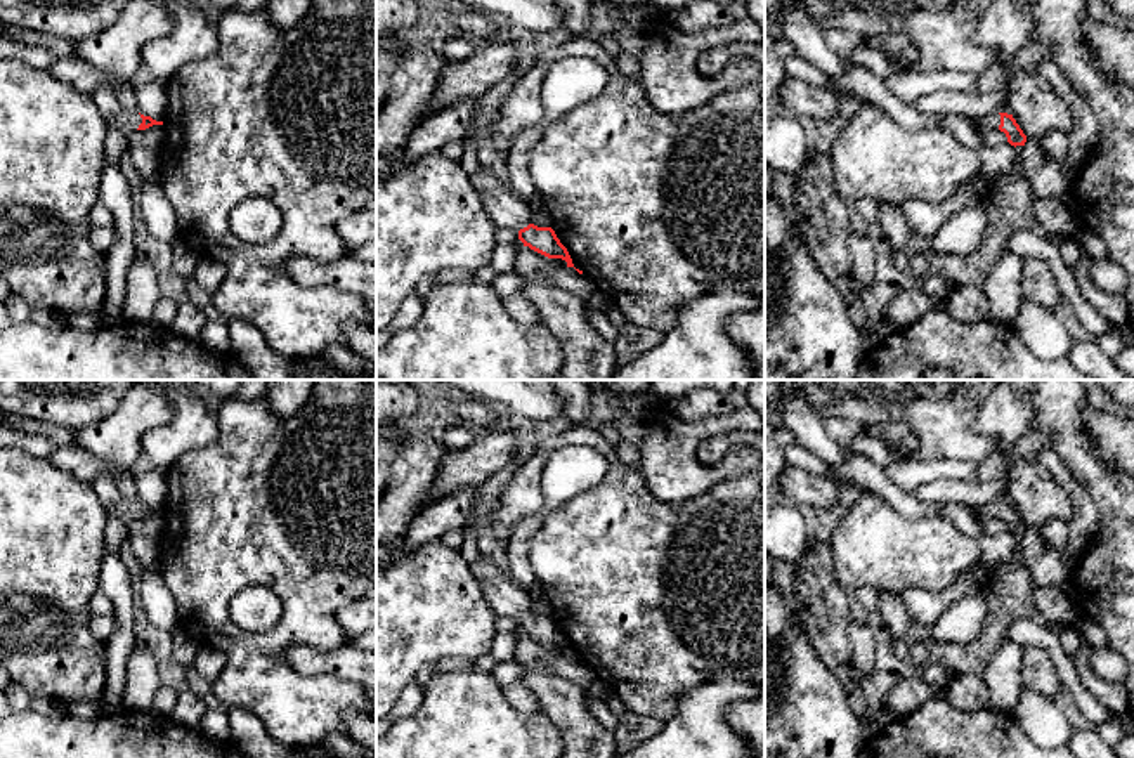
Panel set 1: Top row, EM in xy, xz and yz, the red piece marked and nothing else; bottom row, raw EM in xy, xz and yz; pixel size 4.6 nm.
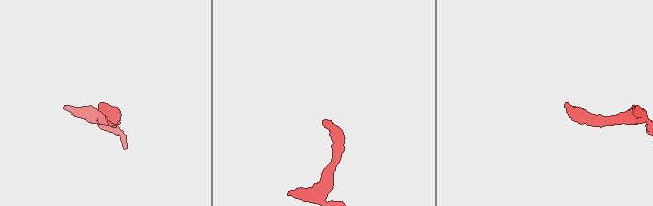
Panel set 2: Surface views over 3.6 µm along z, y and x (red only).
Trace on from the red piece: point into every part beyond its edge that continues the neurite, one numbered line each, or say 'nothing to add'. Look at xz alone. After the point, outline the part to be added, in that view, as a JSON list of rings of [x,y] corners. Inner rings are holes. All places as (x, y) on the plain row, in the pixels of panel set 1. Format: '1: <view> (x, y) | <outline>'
1: xz (505, 597) | [[[480,553],[470,569],[496,618],[520,619],[531,612],[532,593],[518,586],[494,559]]]

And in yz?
1: yz (990, 510) | [[[992,501],[978,510],[974,510],[974,515],[978,520],[987,520],[987,519],[999,519],[1000,513],[1000,503]]]

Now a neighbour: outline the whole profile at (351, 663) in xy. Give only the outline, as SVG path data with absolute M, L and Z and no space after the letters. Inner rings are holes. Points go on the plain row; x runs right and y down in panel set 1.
M350 642L333 652L317 652L309 645L297 645L284 652L284 663L303 676L335 675L376 692L376 652L359 649Z

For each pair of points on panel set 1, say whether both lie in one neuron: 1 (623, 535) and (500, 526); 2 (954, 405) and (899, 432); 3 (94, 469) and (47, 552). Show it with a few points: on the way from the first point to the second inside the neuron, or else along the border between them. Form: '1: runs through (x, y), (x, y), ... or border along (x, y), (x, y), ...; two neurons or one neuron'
1: runs through (592, 535), (567, 535), (538, 509), (531, 509); one neuron
2: border along (867, 427), (905, 424), (918, 448); two neurons
3: border along (51, 462), (89, 483); two neurons

